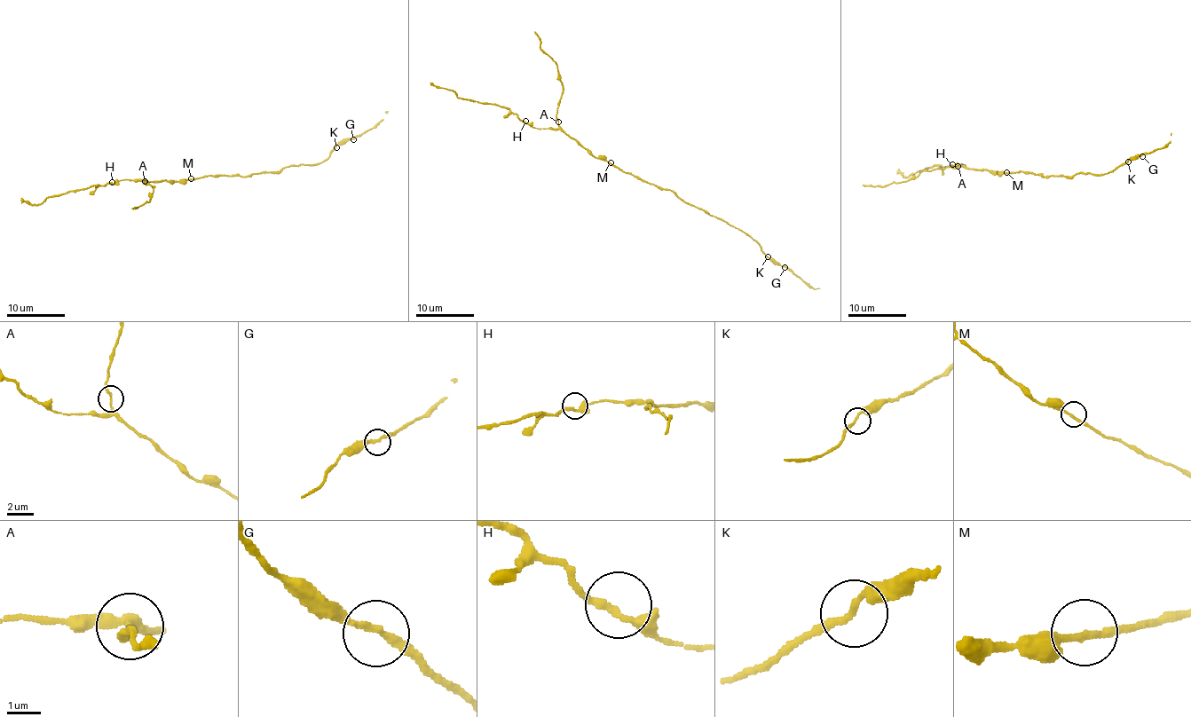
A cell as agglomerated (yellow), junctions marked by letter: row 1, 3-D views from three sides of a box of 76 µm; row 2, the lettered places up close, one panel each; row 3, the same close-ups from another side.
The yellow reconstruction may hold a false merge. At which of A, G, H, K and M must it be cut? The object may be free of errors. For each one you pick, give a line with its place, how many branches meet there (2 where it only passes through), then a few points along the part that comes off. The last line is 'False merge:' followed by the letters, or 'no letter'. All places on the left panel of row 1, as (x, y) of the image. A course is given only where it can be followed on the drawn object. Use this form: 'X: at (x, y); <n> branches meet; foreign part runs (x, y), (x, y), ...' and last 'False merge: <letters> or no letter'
False merge: no letter

